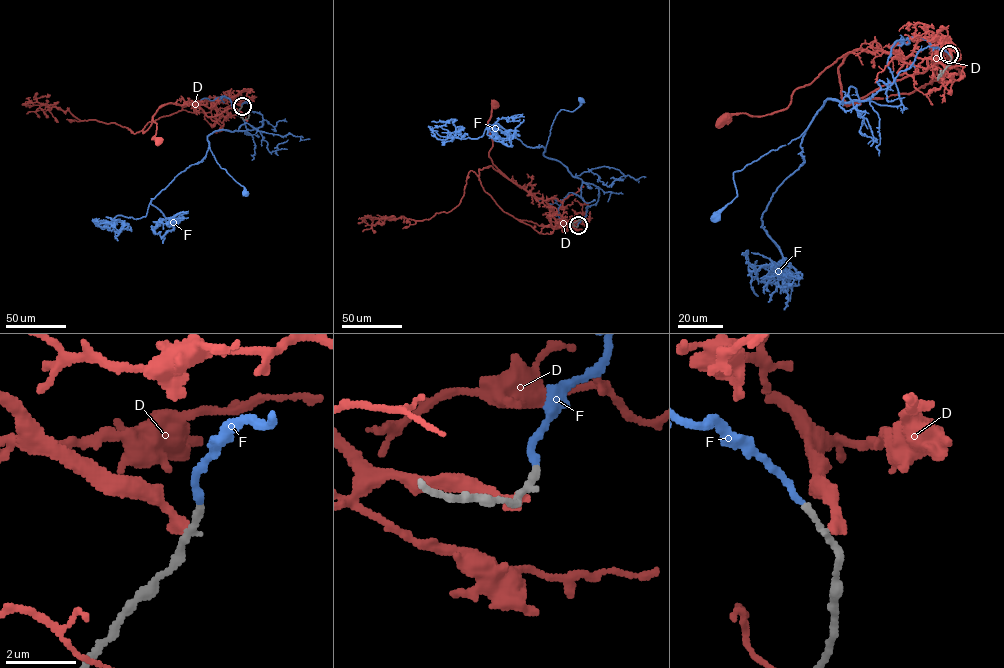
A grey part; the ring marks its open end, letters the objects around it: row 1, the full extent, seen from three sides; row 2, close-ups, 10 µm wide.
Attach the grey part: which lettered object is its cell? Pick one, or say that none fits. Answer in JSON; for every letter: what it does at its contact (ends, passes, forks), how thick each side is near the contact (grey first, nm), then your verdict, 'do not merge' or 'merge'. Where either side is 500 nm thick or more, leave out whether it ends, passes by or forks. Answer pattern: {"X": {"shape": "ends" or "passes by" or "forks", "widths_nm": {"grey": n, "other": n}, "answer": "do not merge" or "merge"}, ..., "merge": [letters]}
{"D": {"shape": "ends", "widths_nm": {"grey": 280, "other": 340}, "answer": "do not merge"}, "F": {"shape": "ends", "widths_nm": {"grey": 200, "other": 190}, "answer": "merge"}, "merge": ["F"]}

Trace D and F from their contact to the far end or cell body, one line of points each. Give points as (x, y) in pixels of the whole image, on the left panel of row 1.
D: (241, 106), (225, 97), (216, 97), (209, 107), (168, 103), (153, 117), (156, 128), (152, 139), (159, 140)
F: (241, 106), (250, 101), (250, 110), (262, 115), (263, 125), (213, 132), (207, 140), (216, 161), (245, 194)

